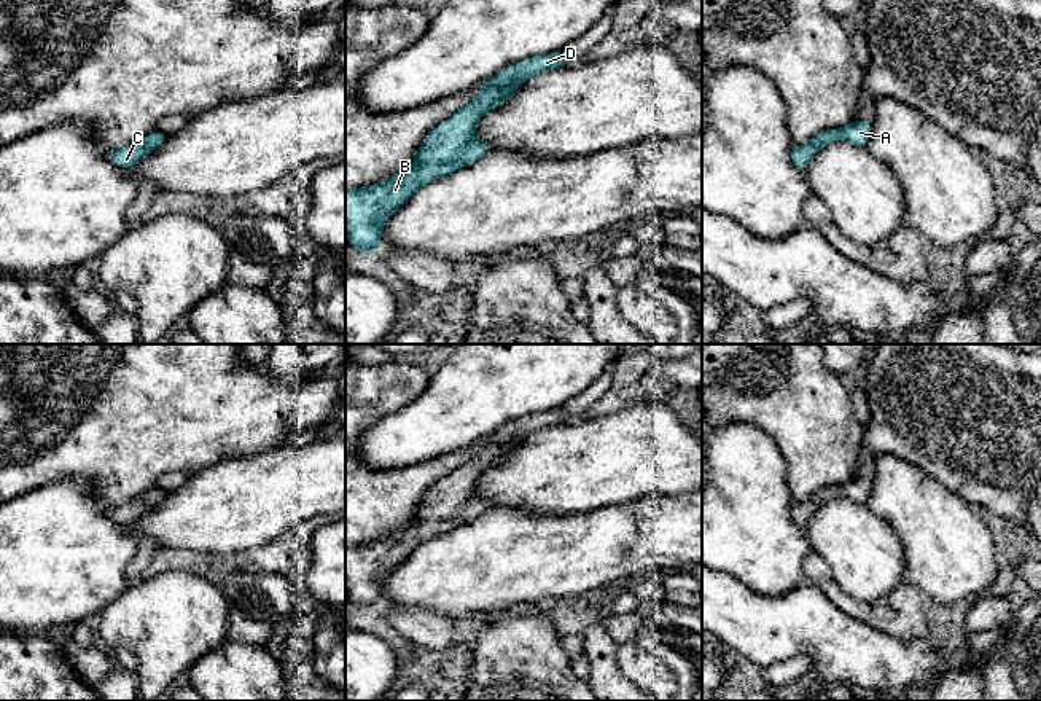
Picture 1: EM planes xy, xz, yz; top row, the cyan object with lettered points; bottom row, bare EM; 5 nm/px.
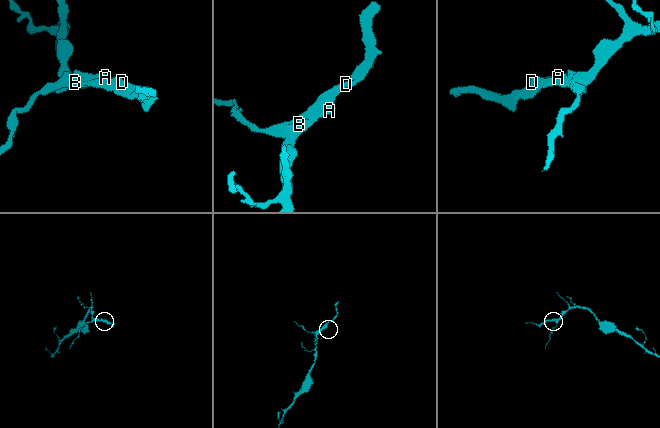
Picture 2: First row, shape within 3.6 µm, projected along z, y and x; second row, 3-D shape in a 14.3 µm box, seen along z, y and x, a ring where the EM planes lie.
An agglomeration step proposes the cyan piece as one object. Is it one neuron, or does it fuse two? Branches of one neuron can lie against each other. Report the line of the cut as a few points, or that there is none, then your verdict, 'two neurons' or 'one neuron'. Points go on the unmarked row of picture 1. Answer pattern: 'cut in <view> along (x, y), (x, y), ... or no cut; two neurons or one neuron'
no cut; one neuron

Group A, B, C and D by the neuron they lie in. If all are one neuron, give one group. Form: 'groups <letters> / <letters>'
groups A B C D

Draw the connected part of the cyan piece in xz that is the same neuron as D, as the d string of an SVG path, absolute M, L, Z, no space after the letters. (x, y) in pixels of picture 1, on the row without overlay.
M560 409L533 413L505 424L481 441L481 451L435 484L409 526L382 538L345 546L345 591L350 604L374 612L385 578L427 540L474 521L492 505L474 492L479 476L508 457L528 435L570 422Z

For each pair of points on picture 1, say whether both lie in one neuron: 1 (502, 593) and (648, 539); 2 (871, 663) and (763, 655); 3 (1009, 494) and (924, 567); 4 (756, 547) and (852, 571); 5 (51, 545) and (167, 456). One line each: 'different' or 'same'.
1: same
2: same
3: different
4: different
5: different

